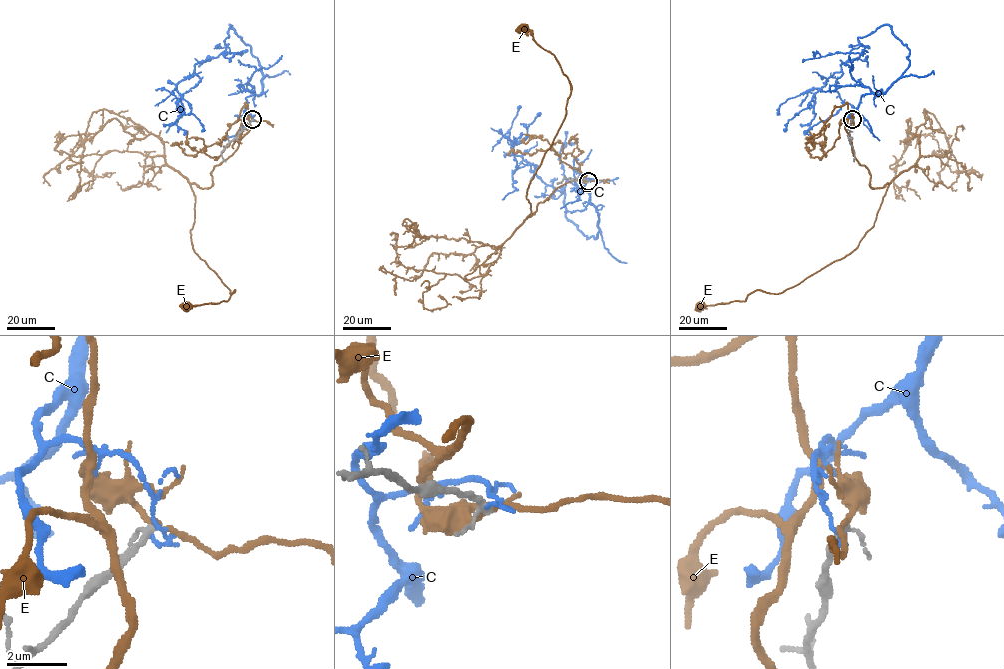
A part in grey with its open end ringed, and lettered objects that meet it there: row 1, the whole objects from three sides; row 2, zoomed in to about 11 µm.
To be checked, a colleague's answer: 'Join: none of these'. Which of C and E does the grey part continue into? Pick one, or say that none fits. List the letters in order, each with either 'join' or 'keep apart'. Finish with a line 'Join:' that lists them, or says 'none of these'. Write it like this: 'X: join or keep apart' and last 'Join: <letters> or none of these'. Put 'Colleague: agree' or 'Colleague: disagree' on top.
Colleague: agree
C: keep apart
E: keep apart
Join: none of these

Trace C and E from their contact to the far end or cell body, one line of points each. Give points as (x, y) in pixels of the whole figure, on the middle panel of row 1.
C: (588, 181), (595, 238), (565, 216), (562, 187), (535, 165), (514, 172), (519, 139)
E: (588, 181), (586, 174), (558, 187), (526, 217), (529, 182), (561, 126), (571, 85), (556, 58), (523, 29)

